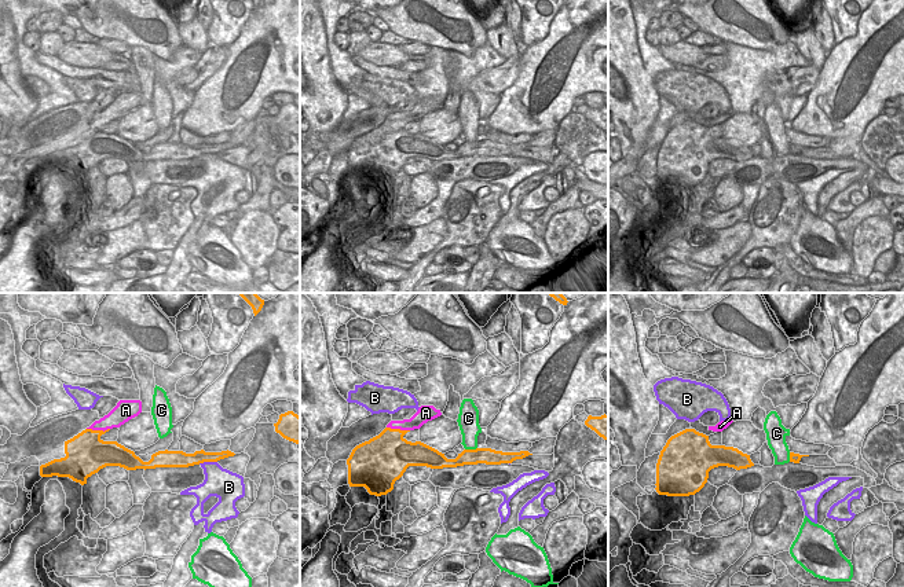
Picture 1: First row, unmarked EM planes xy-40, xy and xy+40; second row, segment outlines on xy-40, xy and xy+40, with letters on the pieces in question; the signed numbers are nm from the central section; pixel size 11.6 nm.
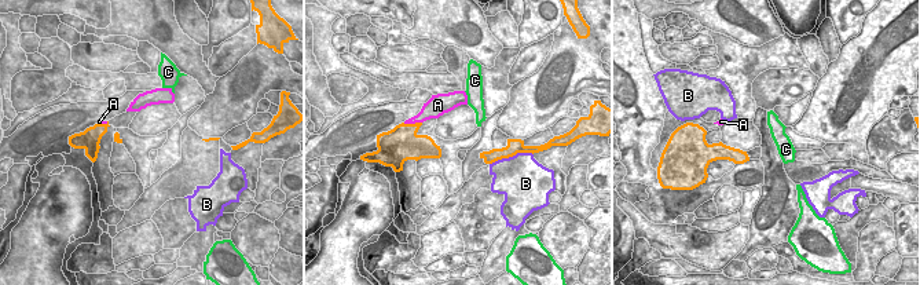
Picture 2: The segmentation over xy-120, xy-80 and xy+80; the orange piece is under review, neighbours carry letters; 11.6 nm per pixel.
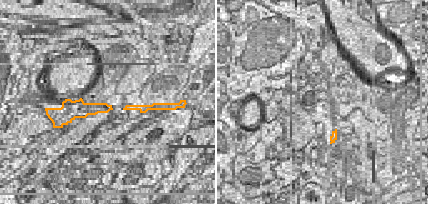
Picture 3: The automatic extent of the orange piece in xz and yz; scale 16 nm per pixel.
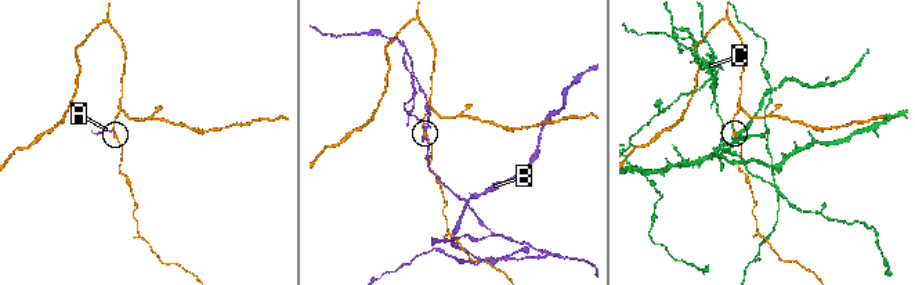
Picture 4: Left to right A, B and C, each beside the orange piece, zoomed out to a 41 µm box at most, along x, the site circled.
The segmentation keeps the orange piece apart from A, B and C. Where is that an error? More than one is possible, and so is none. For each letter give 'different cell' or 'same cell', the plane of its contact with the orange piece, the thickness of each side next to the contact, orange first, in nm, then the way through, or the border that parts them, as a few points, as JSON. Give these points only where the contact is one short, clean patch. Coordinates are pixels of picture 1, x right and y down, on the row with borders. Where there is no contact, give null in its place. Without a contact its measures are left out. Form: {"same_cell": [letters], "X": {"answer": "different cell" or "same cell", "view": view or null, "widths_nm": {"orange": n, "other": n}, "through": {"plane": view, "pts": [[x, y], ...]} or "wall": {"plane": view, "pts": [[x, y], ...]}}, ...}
{"same_cell": [], "A": {"answer": "different cell", "view": "xy-40", "widths_nm": {"orange": 400, "other": 200}, "wall": {"plane": "xy-40", "pts": [[87, 428], [109, 429]]}}, "B": {"answer": "different cell", "view": "xy-40", "widths_nm": {"orange": 160, "other": 280}, "wall": {"plane": "xy-40", "pts": [[216, 461], [198, 463]]}}, "C": {"answer": "different cell", "view": "xy", "widths_nm": {"orange": 190, "other": 220}, "wall": {"plane": "xy", "pts": [[476, 447], [465, 450]]}}}

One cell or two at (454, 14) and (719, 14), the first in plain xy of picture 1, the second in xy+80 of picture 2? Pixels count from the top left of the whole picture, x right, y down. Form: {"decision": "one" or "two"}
{"decision": "one"}

